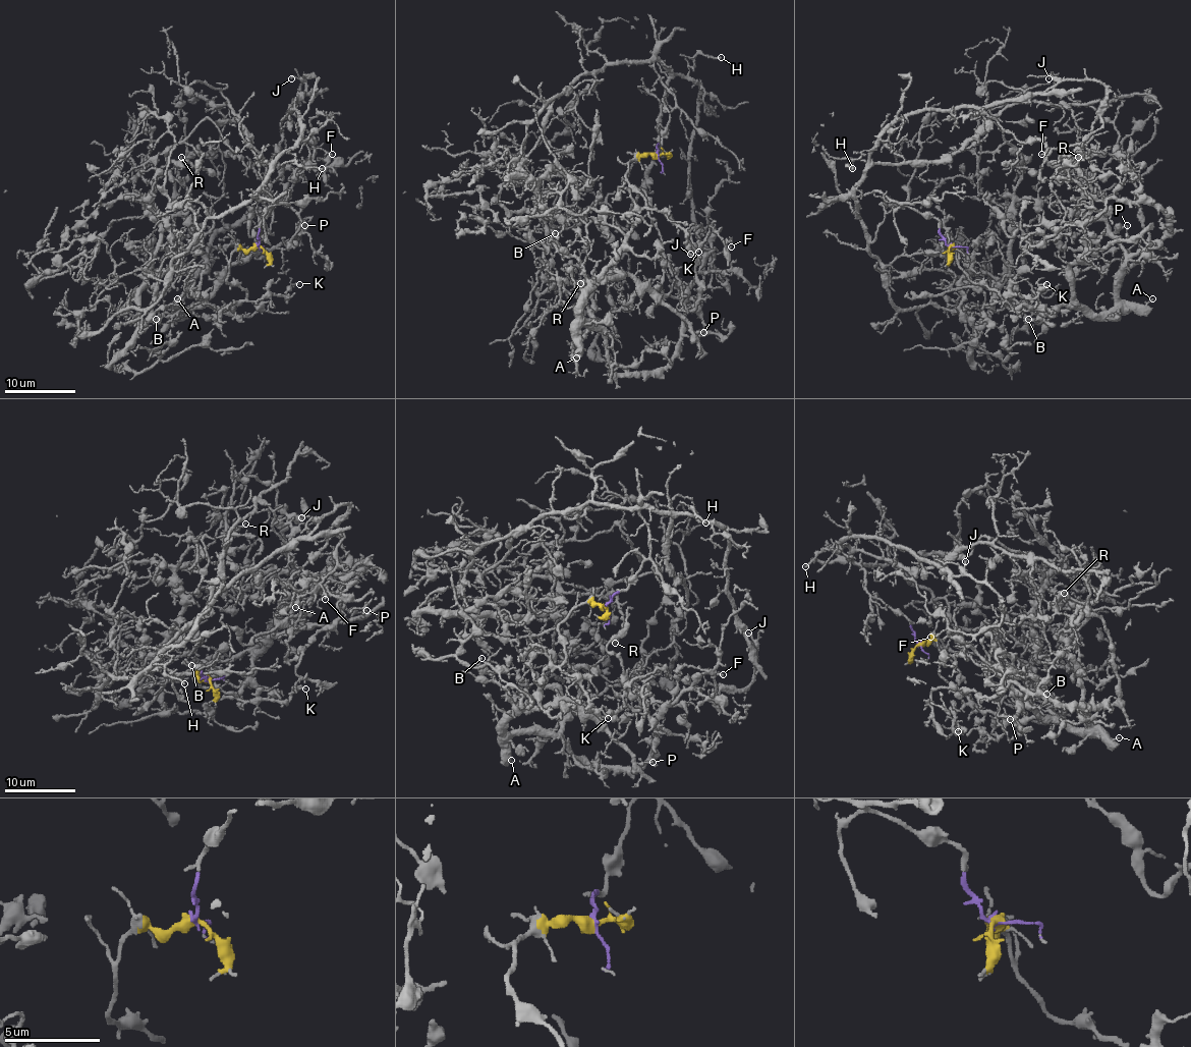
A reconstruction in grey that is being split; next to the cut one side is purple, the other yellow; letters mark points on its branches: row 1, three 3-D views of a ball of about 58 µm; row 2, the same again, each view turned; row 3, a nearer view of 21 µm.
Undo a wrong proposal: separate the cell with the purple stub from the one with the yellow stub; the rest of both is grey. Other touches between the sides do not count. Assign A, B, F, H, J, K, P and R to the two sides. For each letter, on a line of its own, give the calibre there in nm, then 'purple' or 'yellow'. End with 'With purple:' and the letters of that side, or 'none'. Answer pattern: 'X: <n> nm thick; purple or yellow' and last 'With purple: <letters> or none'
A: 90 nm thick; yellow
B: 180 nm thick; yellow
F: 100 nm thick; purple
H: 170 nm thick; purple
J: 150 nm thick; purple
K: 120 nm thick; yellow
P: 130 nm thick; yellow
R: 130 nm thick; yellow
With purple: F, H, J

